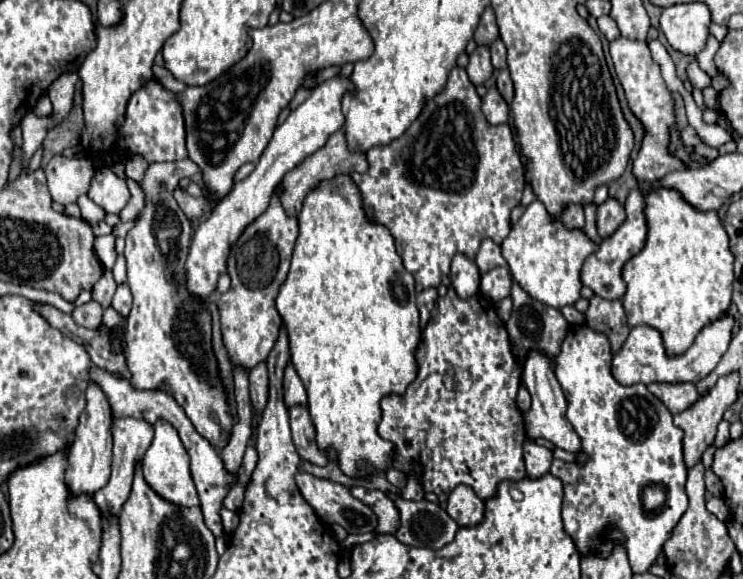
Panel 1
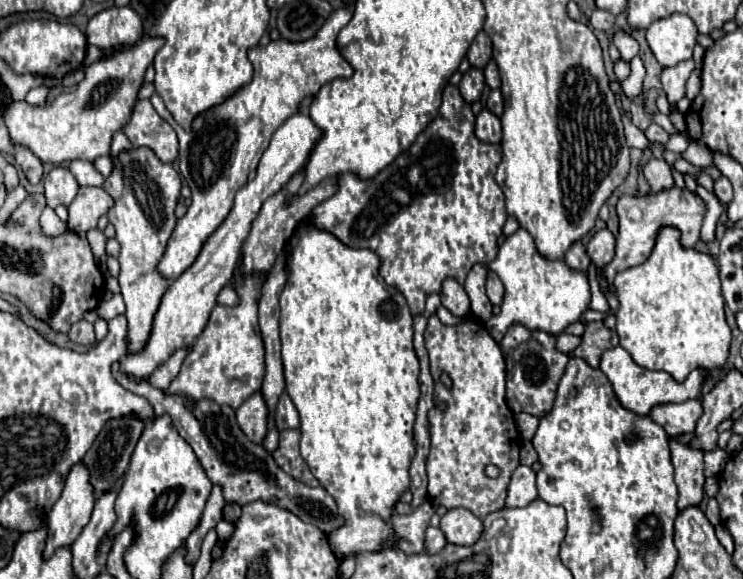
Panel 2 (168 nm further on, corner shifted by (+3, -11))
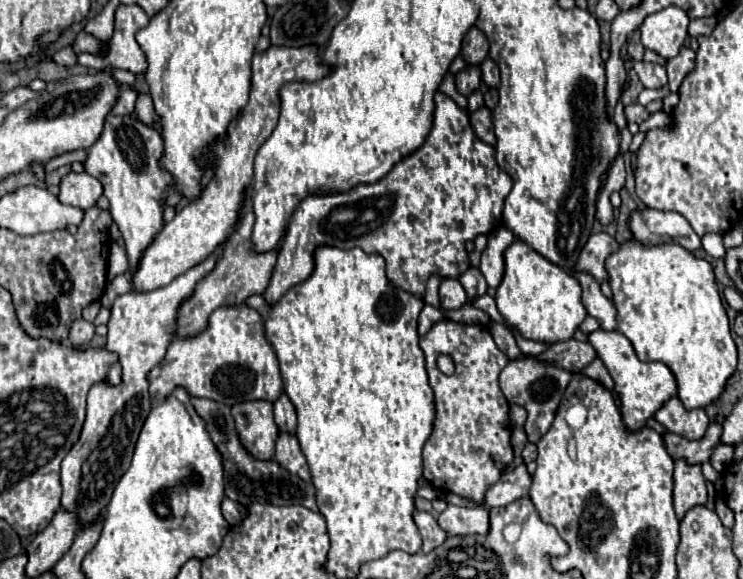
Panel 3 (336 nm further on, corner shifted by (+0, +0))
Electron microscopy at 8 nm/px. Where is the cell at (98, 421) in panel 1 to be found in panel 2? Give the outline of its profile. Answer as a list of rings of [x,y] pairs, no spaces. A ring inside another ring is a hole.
[[[76,463],[66,477],[66,485],[60,499],[48,513],[48,537],[46,537],[46,547],[44,547],[44,559],[52,557],[56,549],[70,547],[76,541],[76,537],[82,533],[82,529],[90,521],[92,507],[94,507],[94,495],[90,495],[90,483],[86,483],[86,471],[82,471],[82,463]]]

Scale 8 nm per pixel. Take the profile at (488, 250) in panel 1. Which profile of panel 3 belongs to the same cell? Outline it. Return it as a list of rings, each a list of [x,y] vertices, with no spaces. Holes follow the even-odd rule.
[[[471,266],[465,274],[459,276],[459,282],[463,284],[469,302],[473,302],[477,296],[483,296],[487,292],[487,284],[485,278],[481,276],[481,270],[477,266]]]

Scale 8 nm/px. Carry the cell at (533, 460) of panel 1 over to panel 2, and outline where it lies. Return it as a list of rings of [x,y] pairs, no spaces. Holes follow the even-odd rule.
[[[520,465],[510,483],[508,483],[508,493],[506,493],[506,507],[526,507],[528,503],[532,503],[538,497],[536,491],[536,473],[526,467]]]

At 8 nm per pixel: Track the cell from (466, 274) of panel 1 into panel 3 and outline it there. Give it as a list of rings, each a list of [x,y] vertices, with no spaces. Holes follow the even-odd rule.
[[[443,278],[441,286],[439,286],[439,296],[441,296],[441,306],[445,310],[457,310],[467,304],[467,296],[465,296],[465,290],[461,288],[459,280]]]

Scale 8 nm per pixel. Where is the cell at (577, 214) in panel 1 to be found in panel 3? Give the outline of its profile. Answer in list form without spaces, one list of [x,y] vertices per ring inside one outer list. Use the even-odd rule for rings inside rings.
[[[573,272],[573,276],[579,280],[579,284],[583,288],[583,304],[587,308],[589,316],[597,318],[603,330],[615,330],[617,310],[615,310],[613,302],[601,294],[597,280],[593,280],[593,276],[589,276],[589,272]]]

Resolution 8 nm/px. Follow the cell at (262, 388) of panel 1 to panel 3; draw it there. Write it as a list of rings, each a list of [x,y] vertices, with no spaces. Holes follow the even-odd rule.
[[[269,400],[241,402],[231,408],[237,434],[243,446],[257,458],[269,460],[275,450],[277,424],[273,420],[273,404]]]

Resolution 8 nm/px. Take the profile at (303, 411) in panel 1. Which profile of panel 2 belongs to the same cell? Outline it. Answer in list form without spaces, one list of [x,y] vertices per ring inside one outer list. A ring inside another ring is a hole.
[[[290,429],[290,431],[282,431],[278,441],[278,449],[272,451],[272,457],[276,461],[276,465],[280,469],[284,469],[288,475],[292,475],[294,479],[310,485],[310,487],[318,487],[318,481],[314,479],[314,475],[310,473],[310,469],[306,467],[304,459],[300,457],[300,431],[298,429]]]

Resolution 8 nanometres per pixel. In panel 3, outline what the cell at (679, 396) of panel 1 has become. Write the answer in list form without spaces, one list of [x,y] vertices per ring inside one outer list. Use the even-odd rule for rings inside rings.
[[[677,396],[667,400],[655,412],[655,420],[661,422],[669,432],[683,434],[683,436],[687,436],[691,440],[701,438],[705,434],[705,430],[707,430],[707,424],[709,424],[709,418],[707,418],[703,408],[687,410],[681,404],[681,400],[677,400]]]

